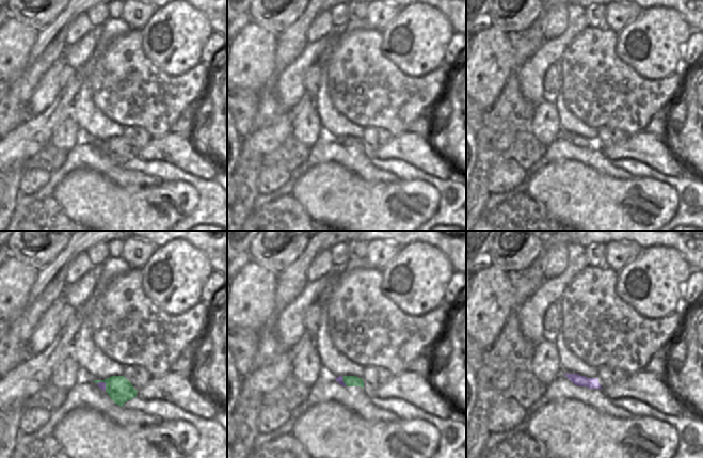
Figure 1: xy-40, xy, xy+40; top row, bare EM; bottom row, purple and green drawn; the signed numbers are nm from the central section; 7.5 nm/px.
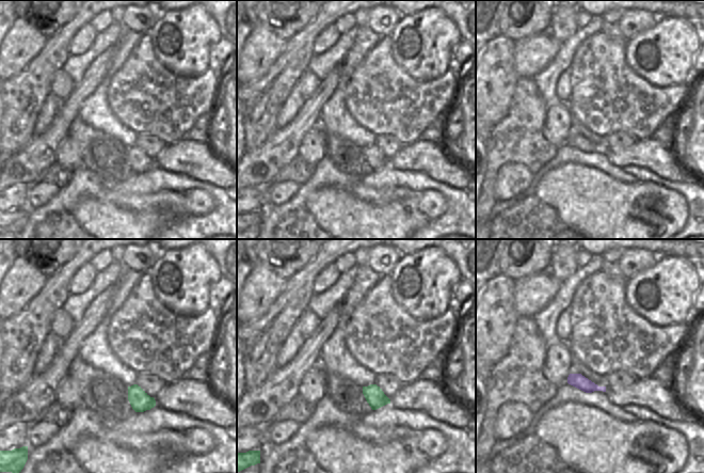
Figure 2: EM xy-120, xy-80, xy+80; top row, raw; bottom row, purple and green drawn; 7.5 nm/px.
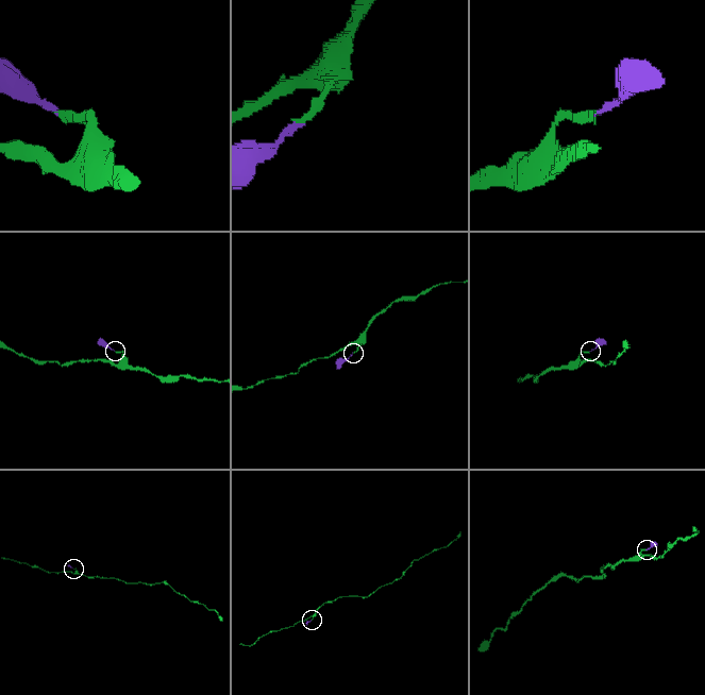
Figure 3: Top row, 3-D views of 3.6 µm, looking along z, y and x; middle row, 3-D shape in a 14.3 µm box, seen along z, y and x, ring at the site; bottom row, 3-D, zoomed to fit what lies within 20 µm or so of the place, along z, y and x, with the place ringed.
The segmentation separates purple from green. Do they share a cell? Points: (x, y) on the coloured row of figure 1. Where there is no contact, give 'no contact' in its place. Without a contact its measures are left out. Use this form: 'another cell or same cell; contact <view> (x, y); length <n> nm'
same cell; contact xy-40 (104, 382); length 90 nm

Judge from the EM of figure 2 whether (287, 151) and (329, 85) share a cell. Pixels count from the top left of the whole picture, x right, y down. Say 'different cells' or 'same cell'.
same cell

